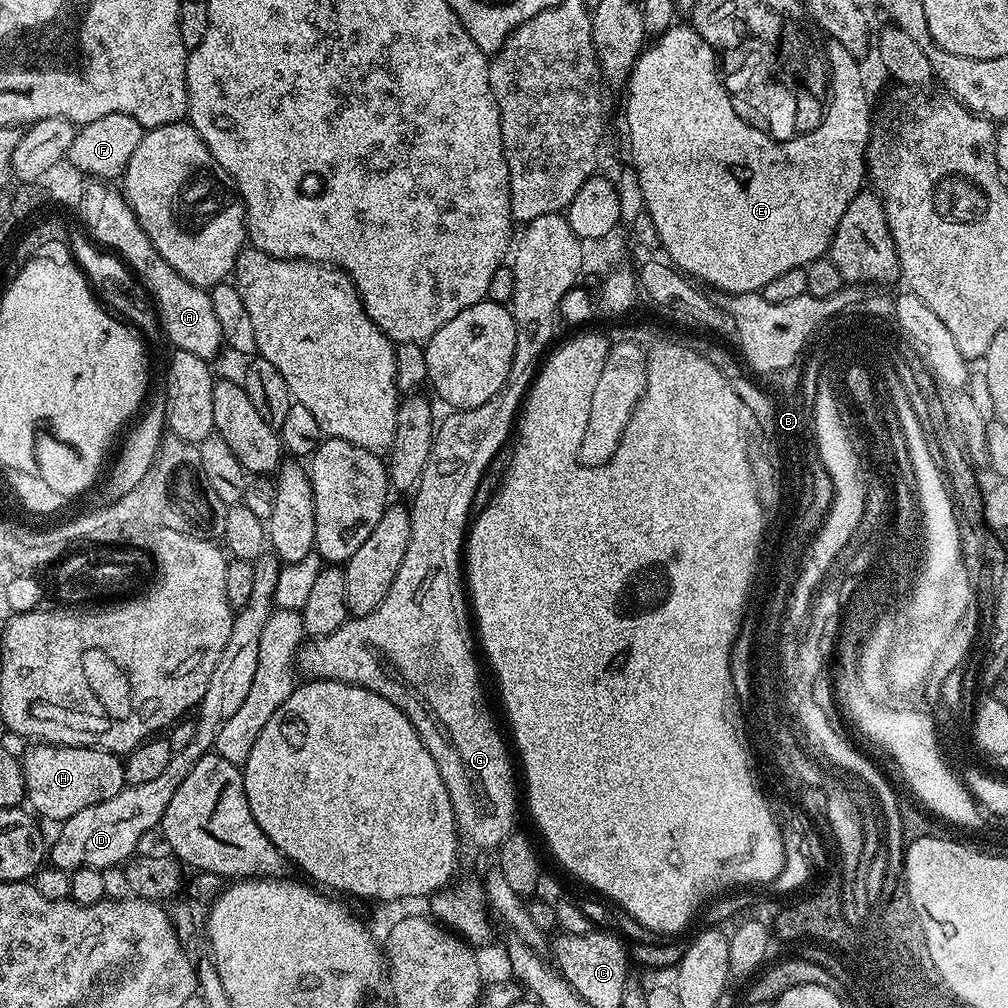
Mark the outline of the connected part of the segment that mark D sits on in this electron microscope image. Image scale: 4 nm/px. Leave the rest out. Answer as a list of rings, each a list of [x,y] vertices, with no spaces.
[[[272,554],[262,555],[254,561],[254,586],[250,586],[250,598],[233,615],[230,638],[226,638],[226,650],[222,650],[222,658],[218,658],[218,666],[214,666],[210,682],[206,682],[206,694],[202,694],[195,713],[197,716],[194,716],[194,738],[186,742],[186,746],[173,751],[166,770],[162,770],[158,778],[150,782],[128,784],[118,794],[114,794],[114,798],[86,806],[86,810],[78,810],[78,814],[63,821],[59,825],[60,833],[56,841],[50,844],[50,860],[55,867],[65,870],[103,870],[123,865],[137,851],[135,848],[139,846],[140,839],[147,832],[155,833],[159,829],[166,806],[170,806],[170,798],[174,798],[174,790],[182,786],[186,774],[194,770],[198,761],[213,751],[218,732],[241,709],[242,702],[246,701],[257,669],[262,630],[274,609],[275,587],[281,567],[280,561]]]

